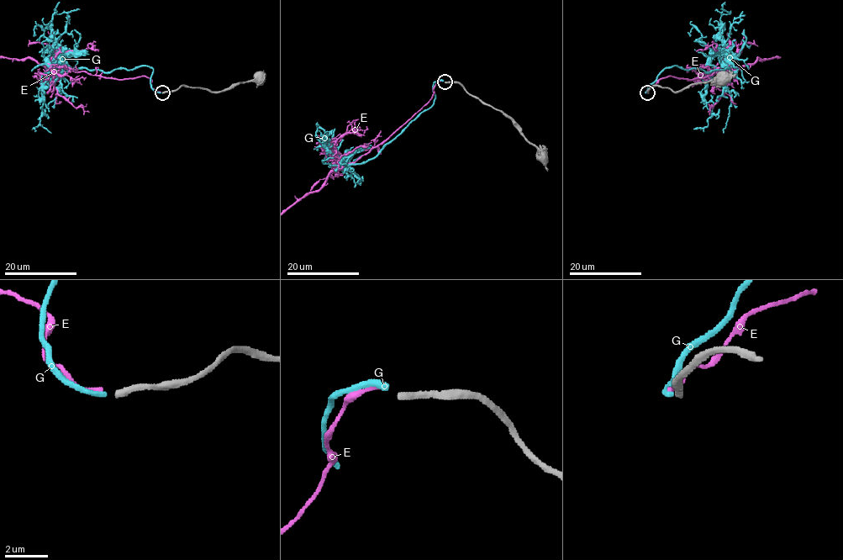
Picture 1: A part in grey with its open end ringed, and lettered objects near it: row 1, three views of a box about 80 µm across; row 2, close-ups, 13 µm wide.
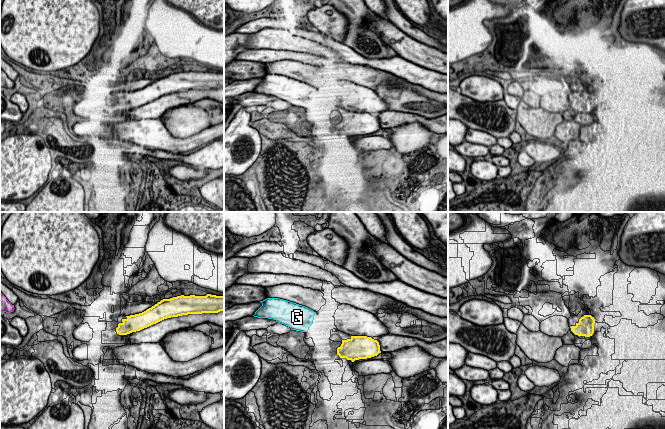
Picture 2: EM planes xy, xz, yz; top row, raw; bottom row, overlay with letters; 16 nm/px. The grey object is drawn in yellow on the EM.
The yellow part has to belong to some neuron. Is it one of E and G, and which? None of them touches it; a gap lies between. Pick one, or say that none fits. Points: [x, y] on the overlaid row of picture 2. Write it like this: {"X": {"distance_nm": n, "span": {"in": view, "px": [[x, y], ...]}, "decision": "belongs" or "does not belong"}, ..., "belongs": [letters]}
{"E": {"distance_nm": 1650, "span": {"in": "xy", "px": [[116, 328], [14, 308]]}, "decision": "does not belong"}, "G": {"distance_nm": 550, "span": {"in": "xz", "px": [[342, 340], [312, 323]]}, "decision": "belongs"}, "belongs": ["G"]}

